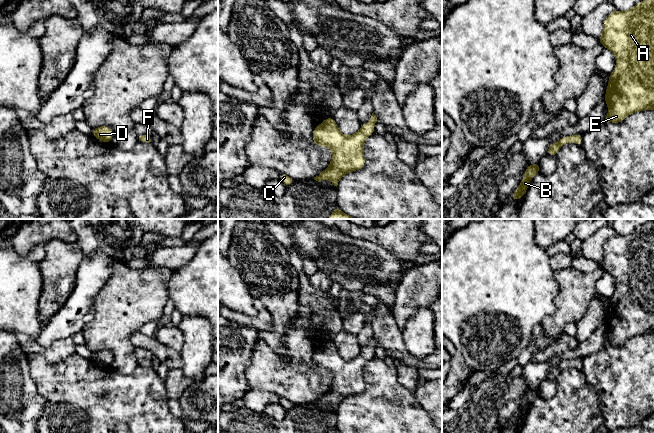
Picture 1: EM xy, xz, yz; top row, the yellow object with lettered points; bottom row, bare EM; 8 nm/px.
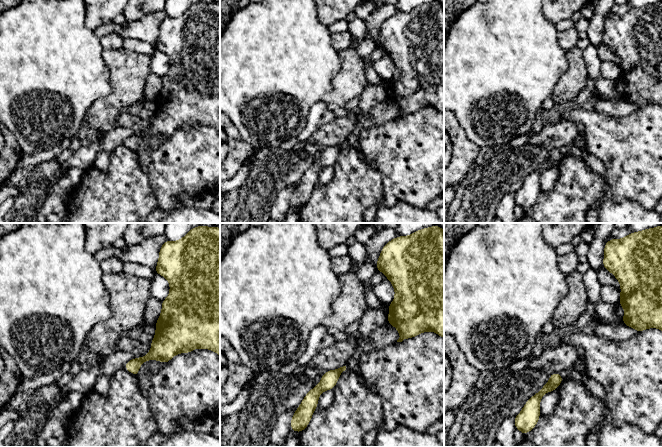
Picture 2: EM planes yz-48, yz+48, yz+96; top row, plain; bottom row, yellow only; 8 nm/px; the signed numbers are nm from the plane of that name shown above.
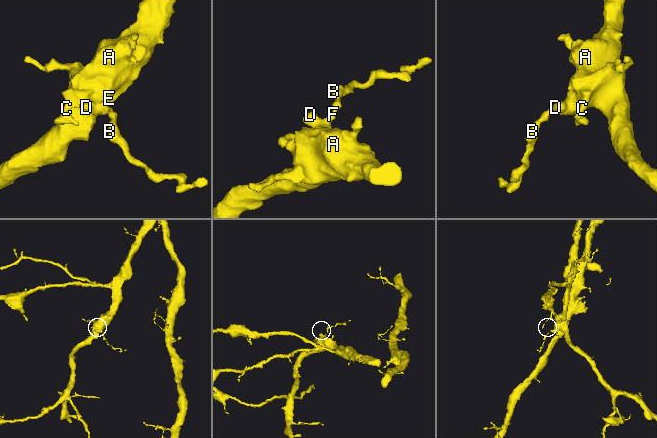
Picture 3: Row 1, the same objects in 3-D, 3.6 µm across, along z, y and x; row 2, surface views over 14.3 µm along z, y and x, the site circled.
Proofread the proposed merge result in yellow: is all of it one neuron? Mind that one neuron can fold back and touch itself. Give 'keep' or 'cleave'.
keep

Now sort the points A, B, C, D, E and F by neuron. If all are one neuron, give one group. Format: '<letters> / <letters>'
A B C D E F

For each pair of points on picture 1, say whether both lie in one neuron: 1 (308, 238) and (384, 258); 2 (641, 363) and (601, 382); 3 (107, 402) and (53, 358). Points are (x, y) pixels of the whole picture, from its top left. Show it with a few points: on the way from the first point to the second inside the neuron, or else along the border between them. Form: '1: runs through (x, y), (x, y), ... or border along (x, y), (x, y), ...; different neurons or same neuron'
1: runs through (327, 247), (338, 256), (365, 257); same neuron
2: runs through (631, 373), (628, 376), (611, 376); same neuron
3: border along (74, 352), (55, 363), (49, 363), (43, 356); different neurons

